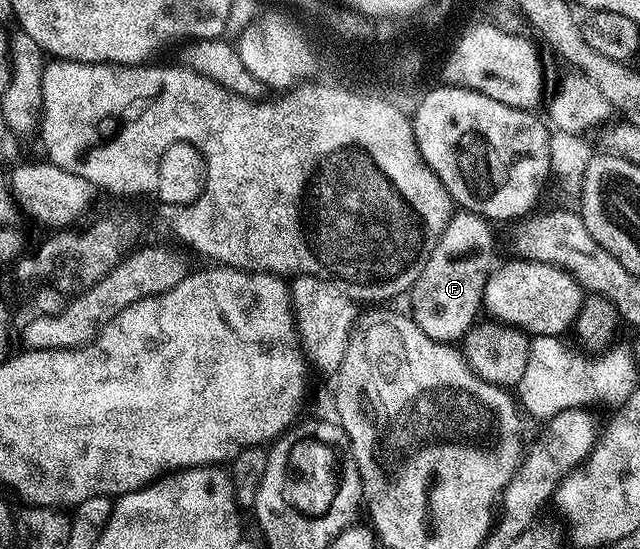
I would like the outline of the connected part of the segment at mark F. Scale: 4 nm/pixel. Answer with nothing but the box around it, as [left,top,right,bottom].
[409,211,496,343]

